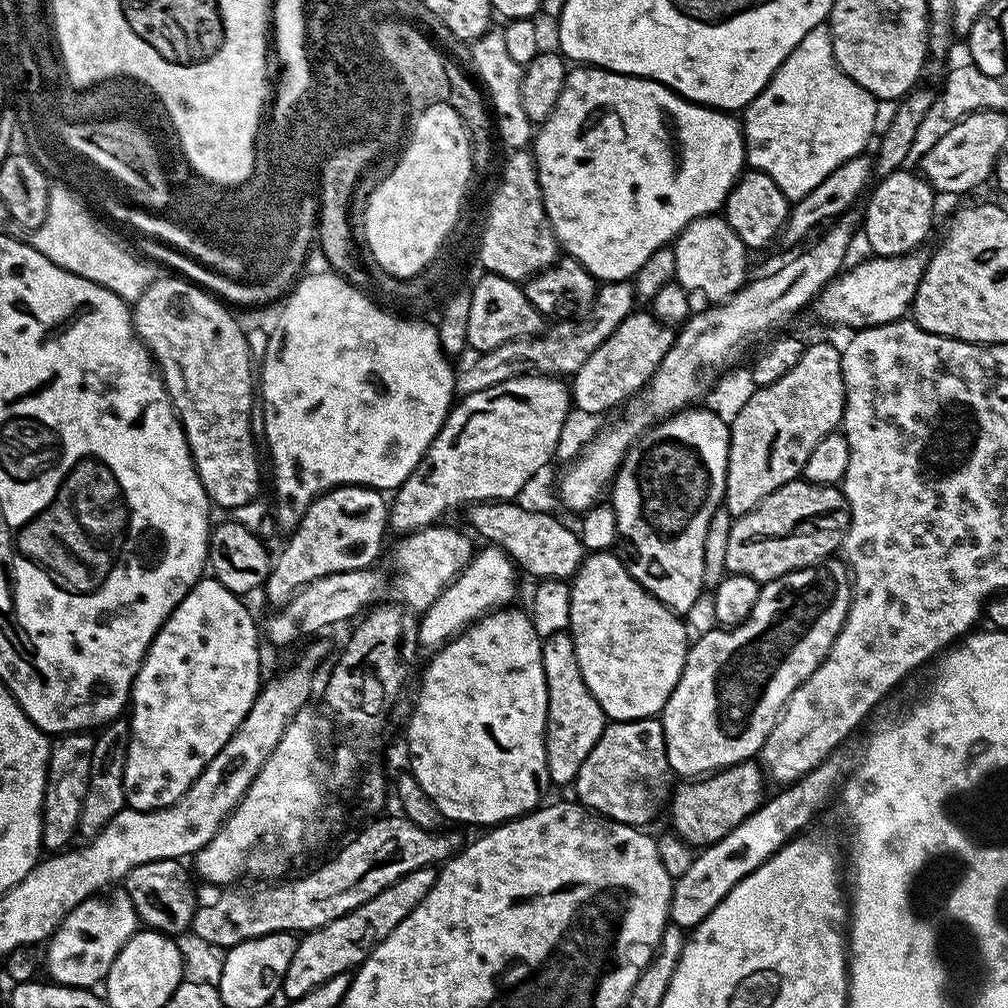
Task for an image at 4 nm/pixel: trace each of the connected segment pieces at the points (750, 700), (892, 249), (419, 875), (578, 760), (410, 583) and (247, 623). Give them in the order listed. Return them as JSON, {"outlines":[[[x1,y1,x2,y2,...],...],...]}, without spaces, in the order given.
{"outlines":[[[829,558,809,568,799,568,782,578,772,580,769,584,761,587,758,594,758,602,754,602,754,610,750,614,750,618,746,618,746,622,736,624,732,628,712,626,709,632,704,632,697,640,695,637,691,641,684,669,678,678,678,686,674,686,674,690,670,694,670,698,666,702,662,713,666,754,668,755,671,771,677,777,680,775,684,776,680,778,703,778,711,773,719,772,722,768,733,768,744,760,753,759,760,749,763,748,766,738,774,730,781,712,788,705,788,699,792,697,794,690,798,690,798,686,802,686,802,682,806,682,806,678,810,678,810,674,814,674,814,670,818,670,818,666,826,658,830,646,834,646,834,642,838,638,838,634,848,617,850,602,852,601,850,569,847,563,841,562,839,559,837,560,836,558]],[[899,170,883,177,871,189,862,208,862,234,872,247,871,255,906,256,917,251,916,248,928,236,932,228,932,215,936,212,937,193,915,171]],[[432,866,410,870,410,874,398,878,398,882,374,894,370,902,362,902,362,906,350,910,342,918,334,918,334,922,301,935,294,950,294,958,284,975,283,995,286,994,288,1000,297,1000,302,998,302,994,314,990,314,986,326,982,326,978,334,978,334,974,343,972,351,973,363,964,366,957,411,914,414,906,418,906,418,902,430,894,436,874,437,869]],[[571,631,559,632,543,637,542,670,546,674,546,694,548,695,548,717,544,731,546,746,546,766,548,779,553,785,571,785,582,769,606,725,602,706,590,694,578,666,578,654,574,650]],[[433,526,420,528,399,537,400,540,393,550,396,559,396,581,391,581,390,592,403,607,416,614,423,614,444,591,455,582,460,571,463,570,474,555,474,548,464,541,460,532,452,528]],[[201,578,199,582,184,595,182,602,172,611,170,618,160,627,160,632,152,640,144,661,140,663,140,669,136,675,136,680,132,683,132,695,130,697,130,739,128,742,128,757,126,758,126,774,124,775,124,789,126,790,127,807,143,812,153,812,159,808,170,806,176,800,181,800,186,794,186,790,202,774,202,770,230,742,234,730,238,730,240,723,246,718,250,706,254,706,256,696,262,687,260,680,260,644,261,637,258,635,258,620,248,613,248,608,243,604,241,597,237,593,226,590,215,578]]]}

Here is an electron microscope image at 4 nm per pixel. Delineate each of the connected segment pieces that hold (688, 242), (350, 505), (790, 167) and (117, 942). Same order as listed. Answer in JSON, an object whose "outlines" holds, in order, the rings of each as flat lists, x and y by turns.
{"outlines":[[[723,215,700,216,691,220,674,241,674,259,677,266,675,283,690,294,705,296,708,302,723,302,744,287,749,279,750,249,734,234]],[[345,484,316,497,291,529,288,545,271,565,266,581,269,598,280,602,323,576,373,567,384,544,384,531,387,533,390,528,390,504,387,499,384,501,384,496,383,491,374,488]],[[818,25,782,62,782,66,772,75,772,81,761,90,751,104,742,112,744,129,744,147,746,160,757,172,764,172,775,182,778,190,789,202,801,200,810,190,826,178,842,162,861,155,872,136,872,127,876,124,878,101,858,82,845,76,836,64,832,53,832,33,829,25]],[[120,894,112,901,96,899,100,898,89,898,74,906,47,941,48,953,42,960,48,963,48,972,52,975,49,977,55,983,86,989,99,985,122,946,138,931,138,917,128,895]]]}

